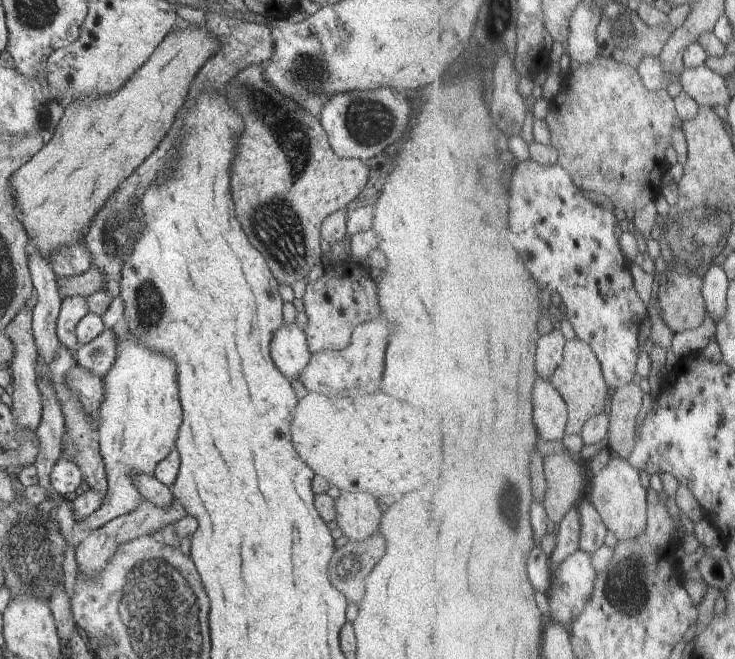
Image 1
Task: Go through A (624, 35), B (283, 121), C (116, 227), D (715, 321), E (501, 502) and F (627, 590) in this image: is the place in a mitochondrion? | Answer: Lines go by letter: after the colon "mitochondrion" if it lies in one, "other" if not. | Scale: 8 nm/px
A: mitochondrion
B: mitochondrion
C: mitochondrion
D: other
E: mitochondrion
F: mitochondrion

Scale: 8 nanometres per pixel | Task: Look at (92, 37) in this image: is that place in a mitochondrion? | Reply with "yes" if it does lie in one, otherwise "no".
no

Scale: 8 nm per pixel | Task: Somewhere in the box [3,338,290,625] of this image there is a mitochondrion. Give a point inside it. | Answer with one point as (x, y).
(35, 564)

